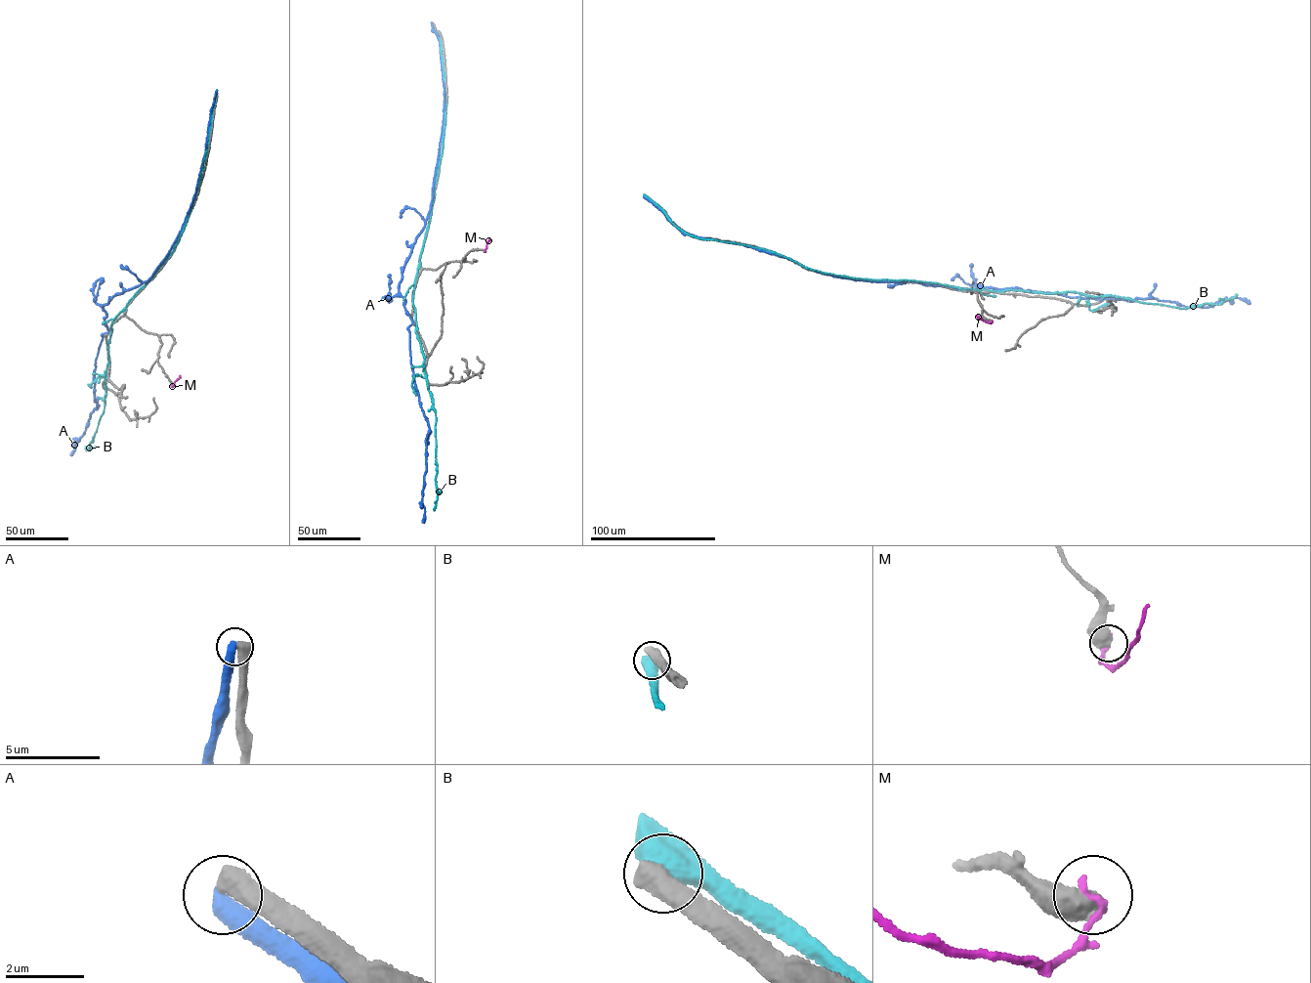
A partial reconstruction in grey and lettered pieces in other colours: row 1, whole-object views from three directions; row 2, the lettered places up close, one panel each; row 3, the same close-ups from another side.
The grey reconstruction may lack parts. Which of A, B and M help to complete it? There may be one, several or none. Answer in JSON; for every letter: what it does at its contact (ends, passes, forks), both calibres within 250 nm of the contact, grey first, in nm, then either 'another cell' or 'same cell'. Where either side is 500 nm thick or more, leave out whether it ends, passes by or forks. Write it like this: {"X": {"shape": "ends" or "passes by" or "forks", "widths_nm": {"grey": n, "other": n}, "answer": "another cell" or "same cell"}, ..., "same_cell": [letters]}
{"A": {"widths_nm": {"grey": 550, "other": 500}, "answer": "another cell"}, "B": {"widths_nm": {"grey": 650, "other": 550}, "answer": "another cell"}, "M": {"widths_nm": {"grey": 700, "other": 200}, "answer": "another cell"}, "same_cell": []}

